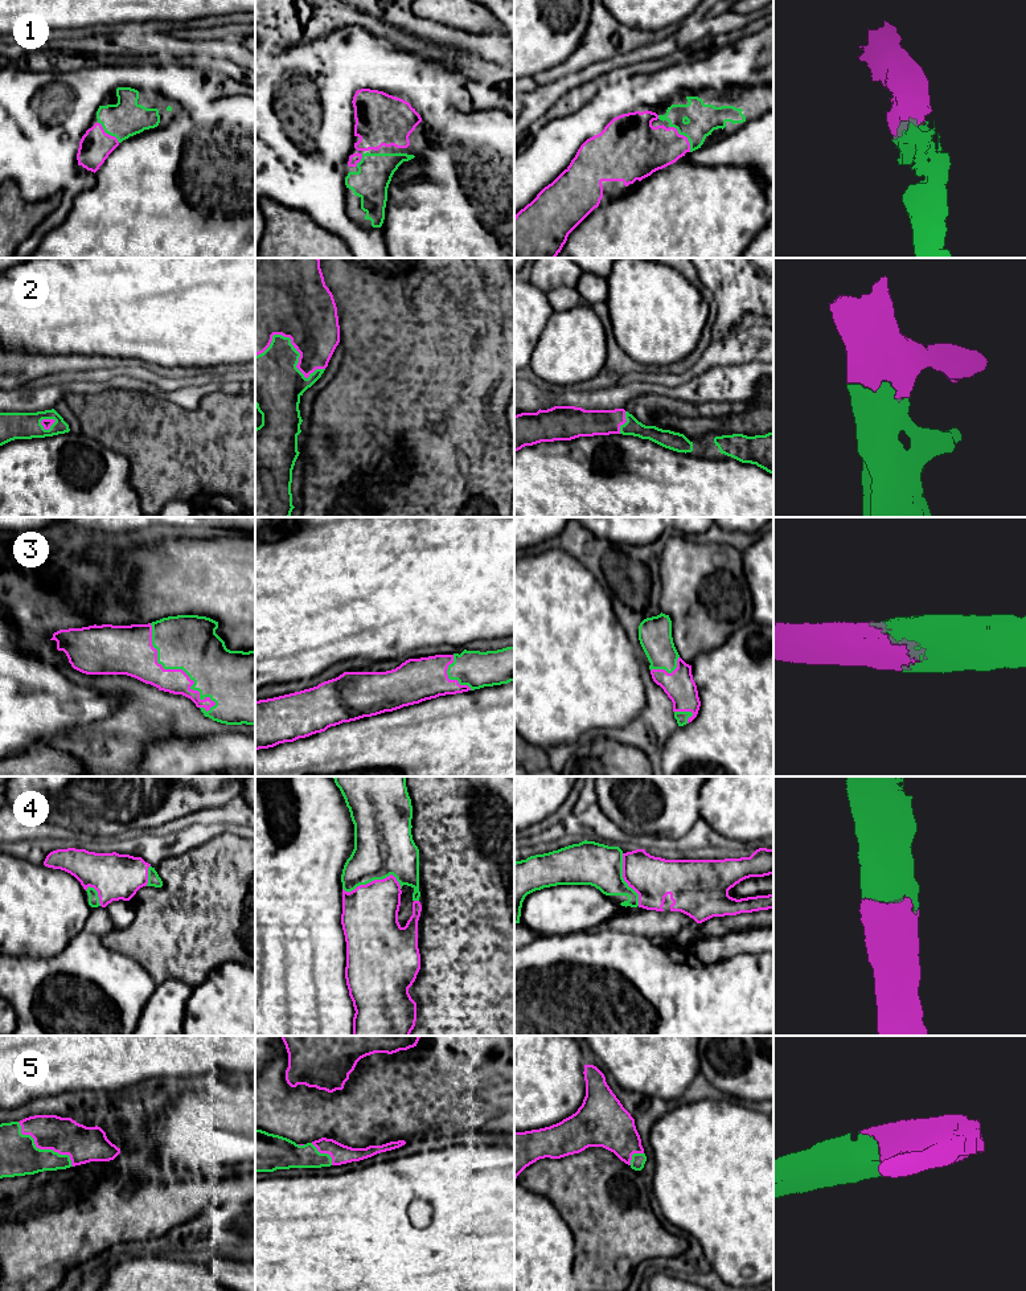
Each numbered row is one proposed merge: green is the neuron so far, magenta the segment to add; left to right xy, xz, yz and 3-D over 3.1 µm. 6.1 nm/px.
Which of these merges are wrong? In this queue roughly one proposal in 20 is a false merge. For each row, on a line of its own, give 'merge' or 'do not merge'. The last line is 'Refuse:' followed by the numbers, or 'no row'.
1: merge
2: merge
3: merge
4: merge
5: merge
Refuse: no row

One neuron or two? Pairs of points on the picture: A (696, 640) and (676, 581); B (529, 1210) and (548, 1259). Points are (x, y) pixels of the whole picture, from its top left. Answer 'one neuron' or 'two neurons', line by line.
A: one neuron
B: one neuron

